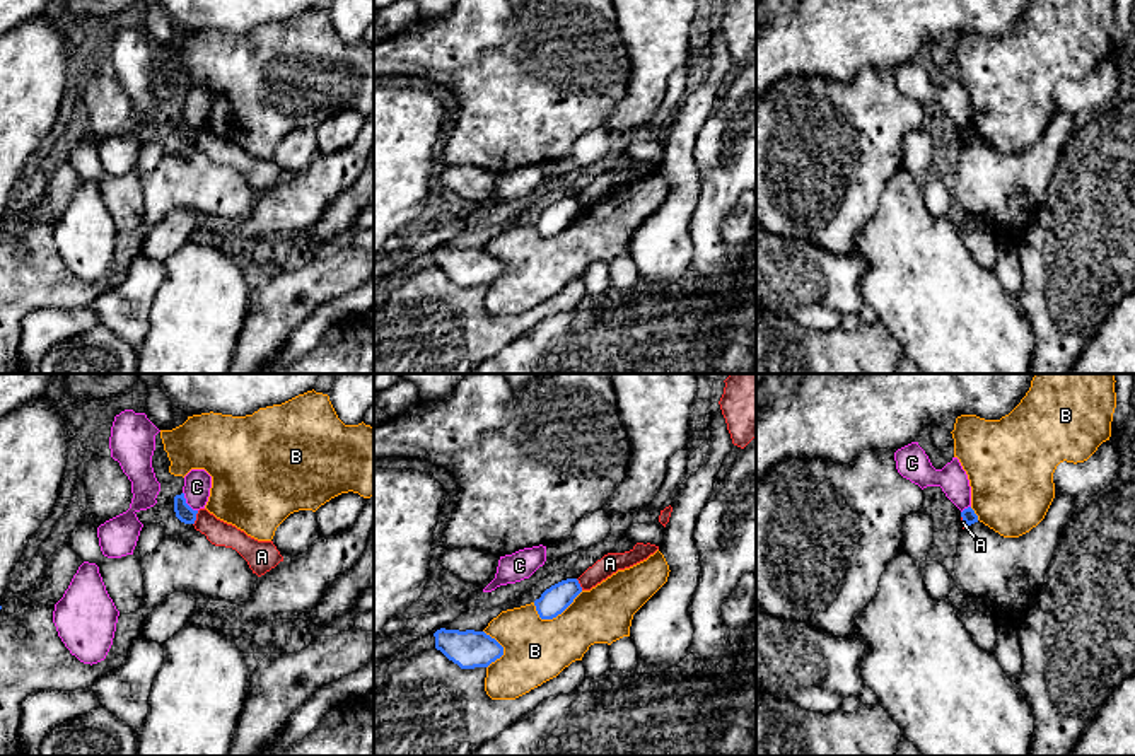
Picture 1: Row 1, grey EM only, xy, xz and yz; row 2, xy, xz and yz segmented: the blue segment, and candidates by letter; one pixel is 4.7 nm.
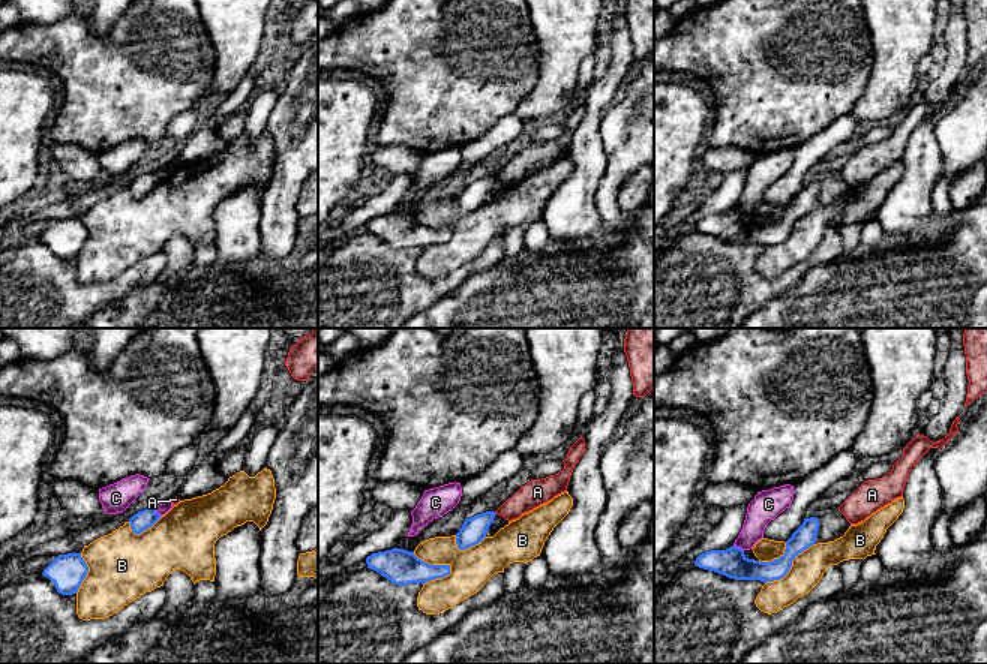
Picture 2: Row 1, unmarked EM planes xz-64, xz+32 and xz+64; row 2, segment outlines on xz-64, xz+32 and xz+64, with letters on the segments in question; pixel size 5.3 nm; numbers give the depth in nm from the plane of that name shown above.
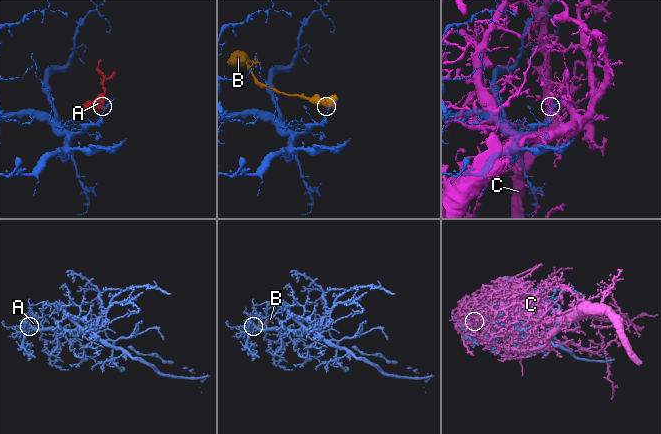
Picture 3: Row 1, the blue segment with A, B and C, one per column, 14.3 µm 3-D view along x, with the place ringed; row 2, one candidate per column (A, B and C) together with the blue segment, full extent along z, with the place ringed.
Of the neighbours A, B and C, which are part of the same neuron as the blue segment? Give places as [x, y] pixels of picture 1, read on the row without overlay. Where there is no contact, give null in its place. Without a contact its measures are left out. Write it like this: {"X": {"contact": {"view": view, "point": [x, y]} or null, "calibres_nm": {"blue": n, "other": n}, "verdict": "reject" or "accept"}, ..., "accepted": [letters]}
{"A": {"contact": {"view": "xy", "point": [195, 135]}, "calibres_nm": {"blue": 80, "other": 120}, "verdict": "reject"}, "B": {"contact": {"view": "xz", "point": [555, 234]}, "calibres_nm": {"blue": 140, "other": 300}, "verdict": "reject"}, "C": {"contact": {"view": "xy", "point": [185, 120]}, "calibres_nm": {"blue": 80, "other": 130}, "verdict": "reject"}, "accepted": []}

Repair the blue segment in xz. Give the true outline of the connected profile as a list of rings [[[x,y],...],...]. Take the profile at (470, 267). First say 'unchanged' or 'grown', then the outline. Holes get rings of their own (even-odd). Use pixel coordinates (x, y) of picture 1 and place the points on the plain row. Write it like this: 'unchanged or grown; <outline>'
unchanged; [[[440,246],[434,254],[435,266],[461,287],[488,285],[503,273],[503,265],[485,249]]]

